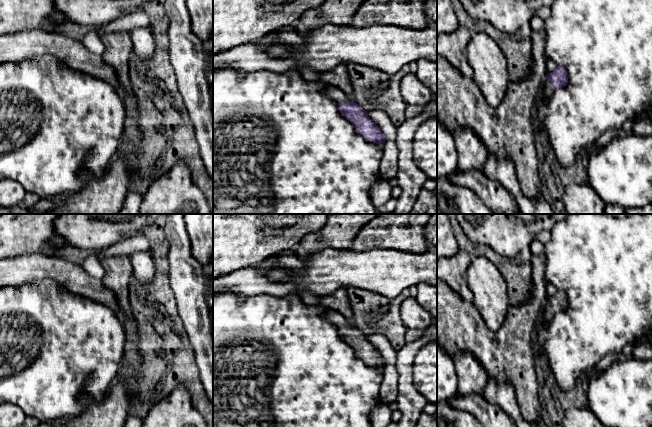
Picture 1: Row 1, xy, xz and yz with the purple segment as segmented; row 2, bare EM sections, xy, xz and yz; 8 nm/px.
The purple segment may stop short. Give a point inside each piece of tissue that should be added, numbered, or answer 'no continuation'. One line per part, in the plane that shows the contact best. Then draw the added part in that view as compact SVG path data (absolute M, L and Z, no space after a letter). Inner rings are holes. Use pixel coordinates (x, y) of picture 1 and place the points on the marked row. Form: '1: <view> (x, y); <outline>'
1: xz (339, 96); M328 86L324 91L324 95L337 103L351 102L353 99L347 96L342 90L337 87Z

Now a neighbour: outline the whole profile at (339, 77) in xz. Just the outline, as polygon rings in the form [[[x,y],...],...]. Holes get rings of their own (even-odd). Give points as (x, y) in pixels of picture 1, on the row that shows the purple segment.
[[[341,64],[333,70],[320,73],[319,82],[327,86],[337,87],[349,97],[354,94],[346,64]]]

